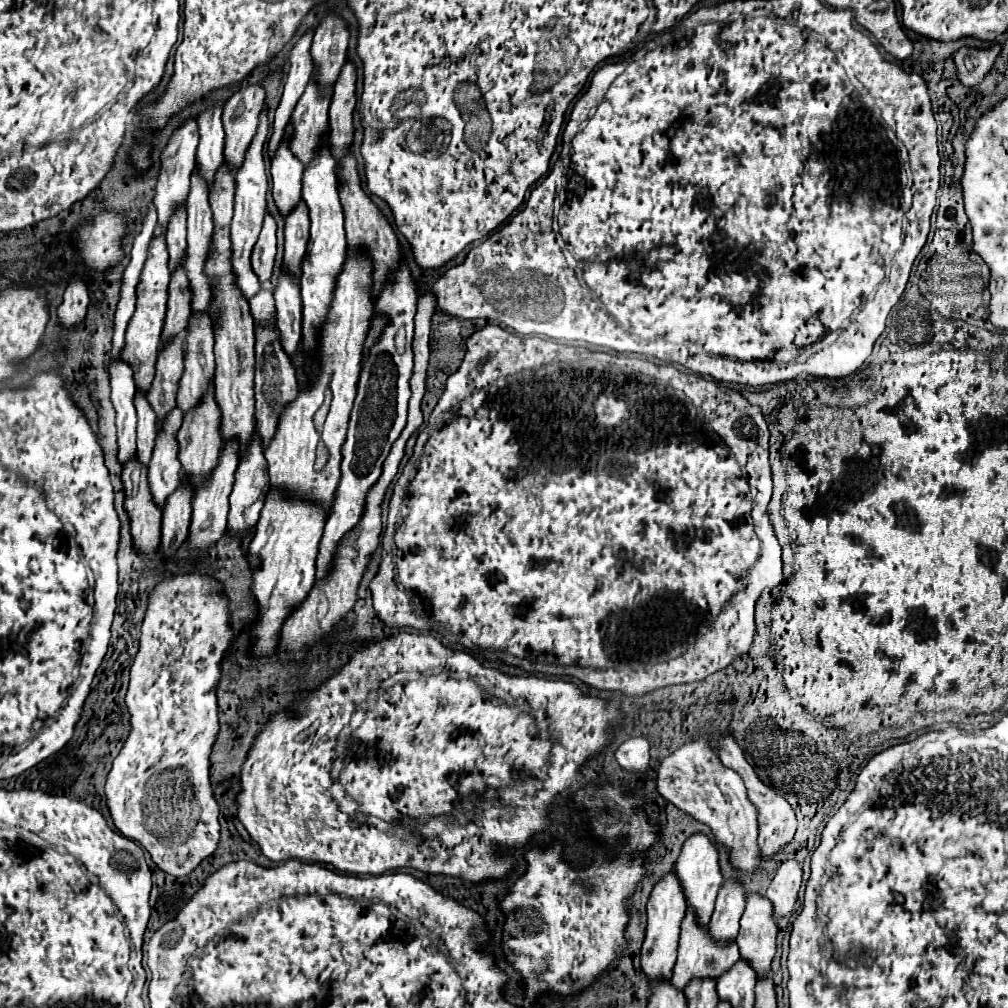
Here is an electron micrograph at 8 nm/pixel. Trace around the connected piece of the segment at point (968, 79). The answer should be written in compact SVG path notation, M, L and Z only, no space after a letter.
M998 44L990 48L966 48L966 46L960 48L954 56L960 82L964 86L976 86L978 82L982 82L982 78L992 68L998 52L1000 52Z

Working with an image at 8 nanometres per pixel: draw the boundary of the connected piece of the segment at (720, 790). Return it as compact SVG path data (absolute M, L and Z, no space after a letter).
M706 734L690 744L684 744L662 760L658 768L658 792L680 810L708 824L716 836L716 842L732 850L730 860L734 866L752 872L754 866L760 864L760 848L756 844L756 808L746 798L742 778L734 770L722 766L718 754L708 746Z

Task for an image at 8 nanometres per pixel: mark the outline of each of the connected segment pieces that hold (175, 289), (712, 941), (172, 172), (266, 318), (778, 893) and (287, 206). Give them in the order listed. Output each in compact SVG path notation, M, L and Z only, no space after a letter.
M180 266L172 272L168 286L168 312L166 324L162 330L162 340L184 332L184 322L188 322L188 314L192 312L192 286L186 274L186 268Z
M688 906L680 928L682 928L682 932L680 932L680 944L678 944L678 960L676 960L676 966L672 970L672 980L680 990L684 990L688 980L698 978L698 976L718 978L720 974L724 974L740 958L736 942L734 940L718 942L716 938L712 938L708 926L706 928L700 926L700 922L696 918L696 912L692 912L692 906Z
M188 118L186 122L182 122L172 132L166 148L162 150L160 172L158 172L158 182L156 182L156 196L154 196L154 202L156 202L156 208L158 208L158 226L154 230L154 236L166 232L168 218L170 218L172 210L176 210L176 206L180 206L180 204L186 202L186 196L188 196L188 190L190 190L190 174L192 174L194 164L196 164L198 140L200 140L198 122L196 122L196 118Z
M260 290L256 296L252 296L250 310L252 310L252 316L256 322L274 326L276 310L274 310L274 302L272 302L272 290Z
M788 858L778 868L766 892L766 898L772 900L774 904L774 916L784 916L792 912L800 886L802 886L802 868L796 860Z
M288 122L284 138L276 152L272 154L272 194L276 200L278 210L286 216L298 202L300 202L300 178L304 172L304 164L292 154L290 142L292 142L292 122Z

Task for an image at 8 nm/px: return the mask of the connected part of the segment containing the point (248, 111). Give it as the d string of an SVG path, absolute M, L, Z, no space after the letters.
M250 84L248 88L240 88L238 92L234 92L230 100L224 104L224 158L228 158L228 162L232 162L236 170L240 166L240 158L244 158L248 142L252 142L252 136L256 134L258 114L264 106L264 96L266 92L262 84Z

